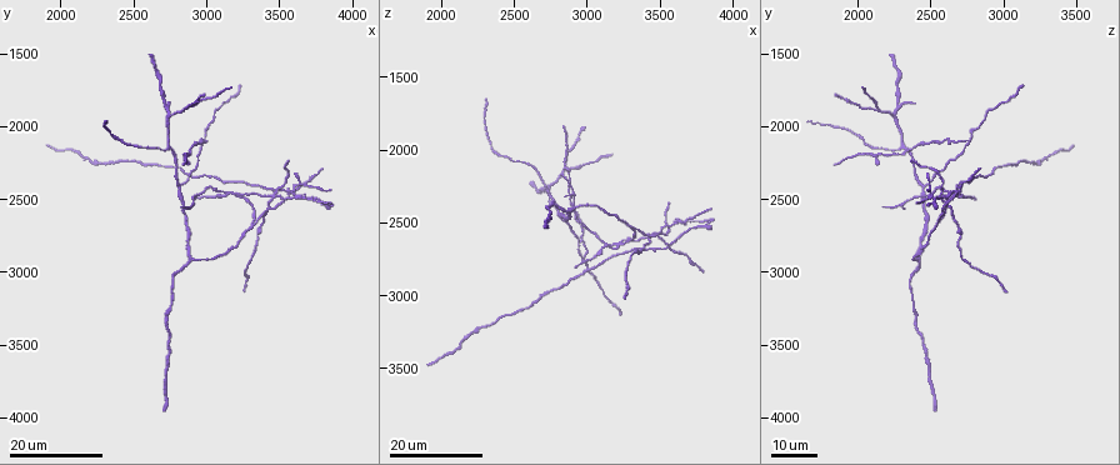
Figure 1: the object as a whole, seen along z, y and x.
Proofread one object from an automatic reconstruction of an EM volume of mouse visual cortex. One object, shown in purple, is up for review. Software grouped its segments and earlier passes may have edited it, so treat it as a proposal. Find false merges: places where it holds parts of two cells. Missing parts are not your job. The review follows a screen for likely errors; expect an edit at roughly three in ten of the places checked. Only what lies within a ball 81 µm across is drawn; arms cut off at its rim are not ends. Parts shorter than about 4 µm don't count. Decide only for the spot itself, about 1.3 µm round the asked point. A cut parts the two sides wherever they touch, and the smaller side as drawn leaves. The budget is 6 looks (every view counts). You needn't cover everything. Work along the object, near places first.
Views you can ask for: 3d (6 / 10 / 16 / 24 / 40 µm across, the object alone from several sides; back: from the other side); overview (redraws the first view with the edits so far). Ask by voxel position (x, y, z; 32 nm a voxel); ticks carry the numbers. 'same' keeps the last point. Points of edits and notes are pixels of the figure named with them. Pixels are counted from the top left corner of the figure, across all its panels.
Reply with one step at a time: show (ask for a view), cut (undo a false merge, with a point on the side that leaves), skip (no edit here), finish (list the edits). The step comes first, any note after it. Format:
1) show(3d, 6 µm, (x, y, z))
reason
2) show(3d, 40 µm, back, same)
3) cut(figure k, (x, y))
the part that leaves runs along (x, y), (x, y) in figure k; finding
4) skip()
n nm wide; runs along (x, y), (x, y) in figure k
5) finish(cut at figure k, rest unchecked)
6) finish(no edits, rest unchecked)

show(3d, 24 µm, (3340, 2680, 2540))
two arms in line, one across

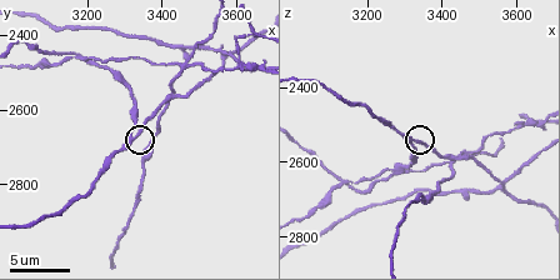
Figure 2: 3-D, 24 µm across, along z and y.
show(3d, 6 µm, (3340, 2660, 2540))
closer look

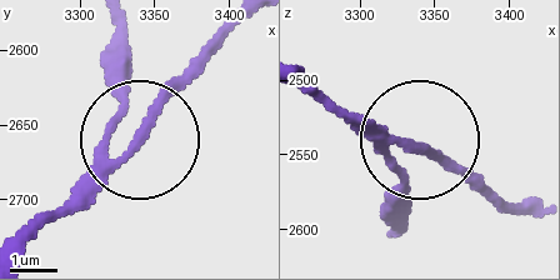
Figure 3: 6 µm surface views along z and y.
cut(figure 3, (119, 113))
3 arms; the part that leaves runs along (91, 165), (115, 98), (115, 26) in figure 3; a second cell is stuck on

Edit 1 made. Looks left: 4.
show(3d, 10 µm, (3550, 2440, 2670))
looks like a crossing

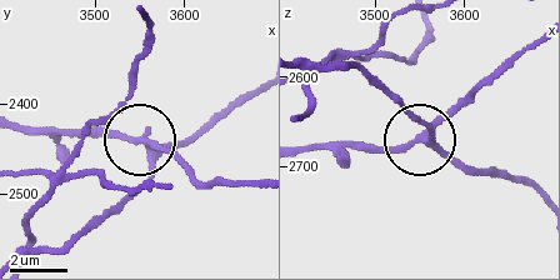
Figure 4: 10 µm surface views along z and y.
cut(figure 4, (96, 130))
200 nm wide; the part that leaves runs along (135, 140), (23, 128) in figure 4; a second cell is stuck on

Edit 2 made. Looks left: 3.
show(overview)

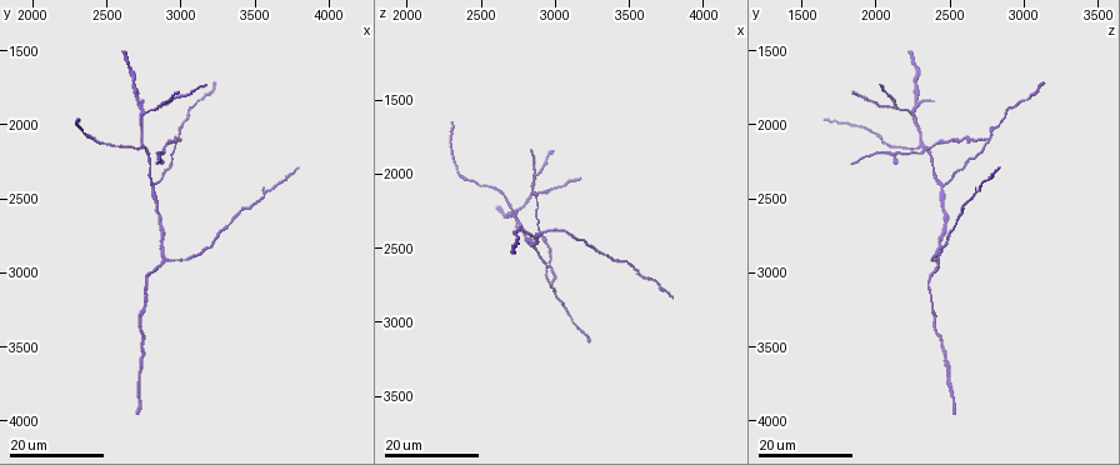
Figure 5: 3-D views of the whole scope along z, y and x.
show(3d, 24 µm, (2820, 2400, 2440))
three arms meet

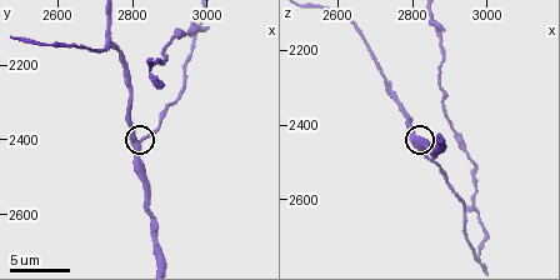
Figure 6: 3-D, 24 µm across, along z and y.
show(3d, 10 µm, same)
zoom in

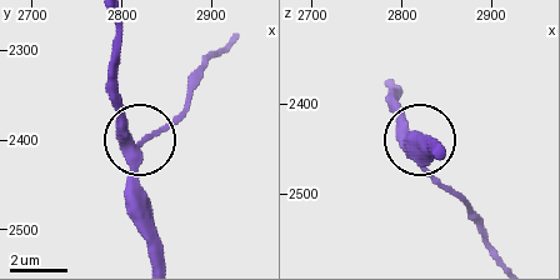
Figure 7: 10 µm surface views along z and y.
skip()
3 arms; runs along (161, 254), (118, 91) in figure 7; one cell here

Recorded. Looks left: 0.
finish(cut at figure 3, cut at figure 4, rest unchecked)

